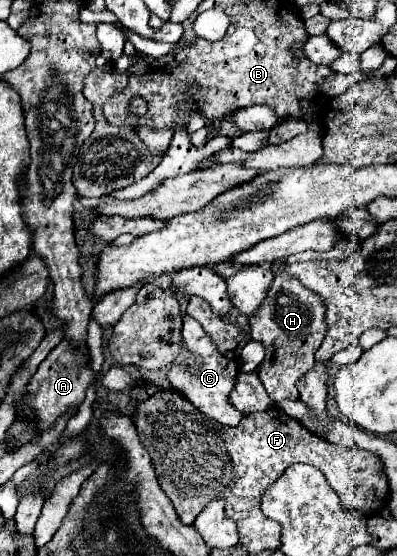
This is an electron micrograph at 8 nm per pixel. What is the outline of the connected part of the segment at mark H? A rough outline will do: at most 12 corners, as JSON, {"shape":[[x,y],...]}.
{"shape":[[282,260],[252,318],[258,374],[274,402],[298,400],[326,334],[318,294]]}

